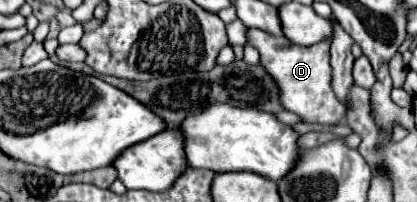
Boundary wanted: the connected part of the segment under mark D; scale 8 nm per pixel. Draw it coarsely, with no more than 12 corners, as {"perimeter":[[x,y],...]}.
{"perimeter":[[249,29],[281,103],[333,125],[345,107],[331,89],[329,41],[303,47]]}

